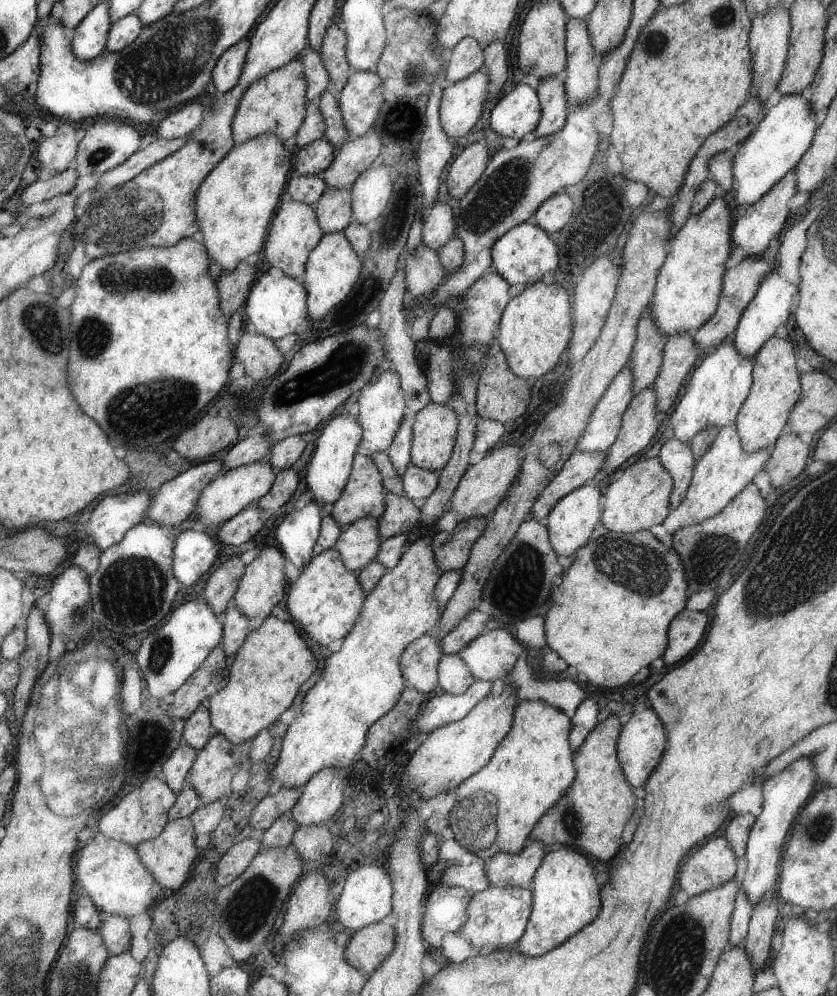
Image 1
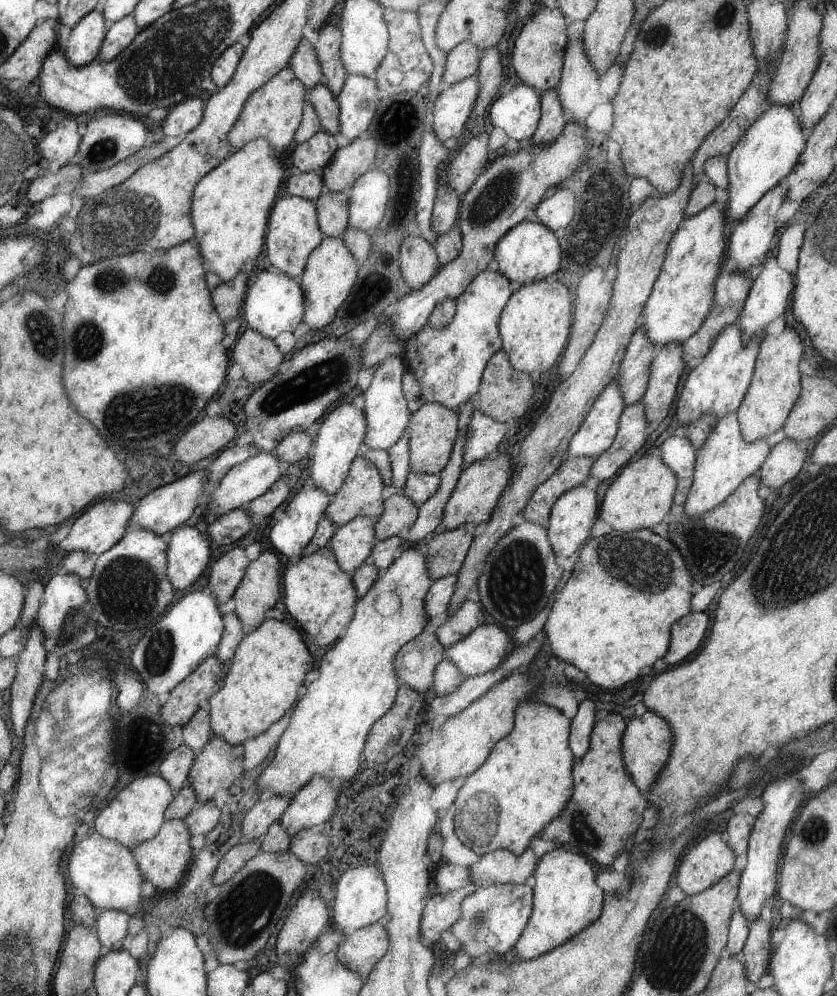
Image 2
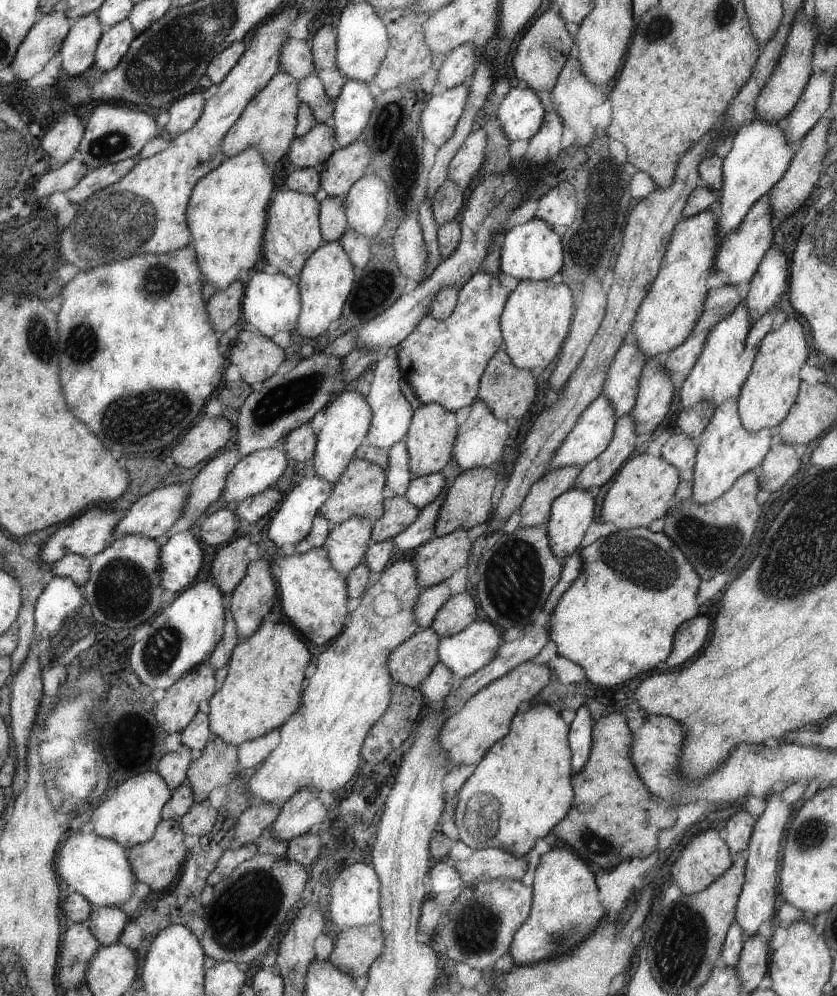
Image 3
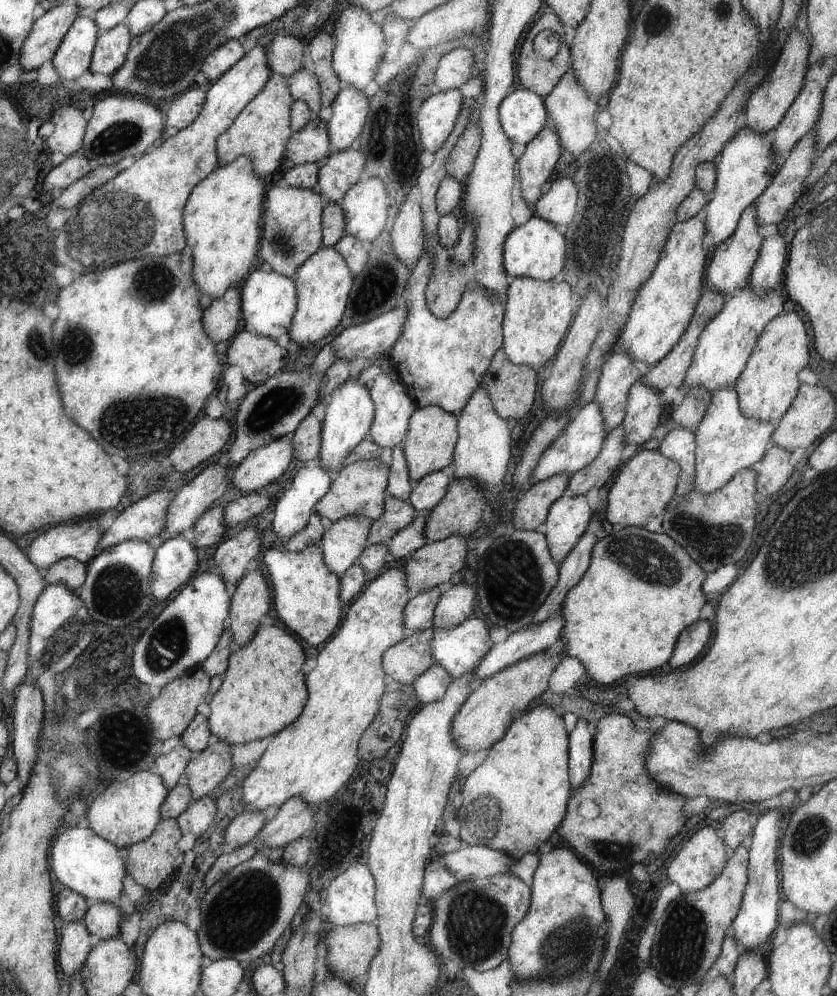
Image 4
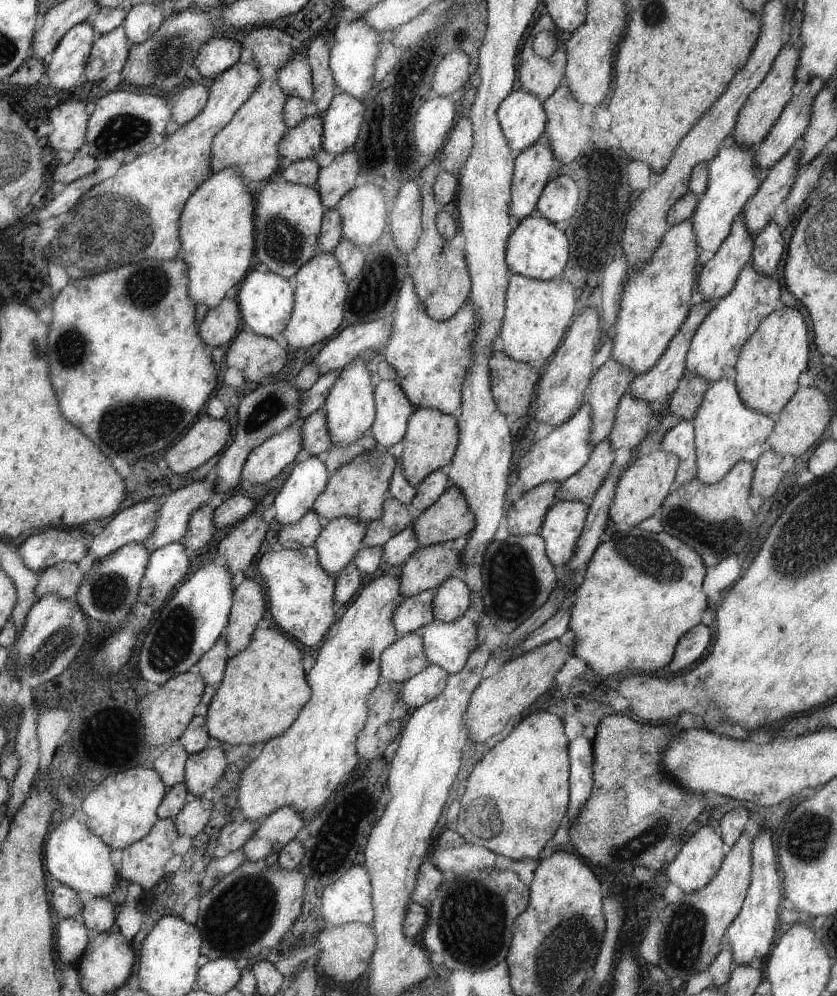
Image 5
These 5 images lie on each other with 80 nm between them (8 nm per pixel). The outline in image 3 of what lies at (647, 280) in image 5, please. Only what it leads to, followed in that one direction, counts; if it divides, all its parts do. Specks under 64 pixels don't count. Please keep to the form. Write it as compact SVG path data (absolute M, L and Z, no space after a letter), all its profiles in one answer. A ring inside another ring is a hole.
M700 184L691 194L683 210L683 220L675 226L674 236L667 246L659 276L655 278L647 297L640 305L630 338L636 340L647 358L665 356L691 336L706 305L708 278L714 268L714 256L718 254L716 218L709 209L717 194L710 187Z

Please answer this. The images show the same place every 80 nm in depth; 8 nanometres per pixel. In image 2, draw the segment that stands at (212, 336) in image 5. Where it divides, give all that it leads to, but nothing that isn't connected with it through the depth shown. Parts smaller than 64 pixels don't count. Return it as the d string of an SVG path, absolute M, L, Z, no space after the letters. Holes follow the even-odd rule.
M240 271L228 282L223 281L214 288L213 305L224 322L229 322L240 312L251 280L250 272Z

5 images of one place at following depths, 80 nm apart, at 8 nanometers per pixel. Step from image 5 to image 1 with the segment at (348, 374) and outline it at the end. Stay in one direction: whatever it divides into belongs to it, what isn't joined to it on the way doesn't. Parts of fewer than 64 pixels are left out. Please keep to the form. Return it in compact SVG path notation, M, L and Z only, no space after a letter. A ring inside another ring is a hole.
M346 414L330 419L320 431L322 434L316 440L312 460L306 467L306 488L310 491L312 499L315 499L325 509L329 509L339 501L350 481L354 459L361 451L359 445L363 439L363 428L358 419L355 420Z

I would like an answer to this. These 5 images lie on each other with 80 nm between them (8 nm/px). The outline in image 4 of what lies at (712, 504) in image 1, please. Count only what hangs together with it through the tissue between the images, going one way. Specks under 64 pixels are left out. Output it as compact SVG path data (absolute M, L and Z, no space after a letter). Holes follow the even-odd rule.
M720 389L711 401L695 432L695 485L704 495L714 494L727 485L735 474L758 465L763 460L766 444L775 432L774 424L744 416L735 389Z

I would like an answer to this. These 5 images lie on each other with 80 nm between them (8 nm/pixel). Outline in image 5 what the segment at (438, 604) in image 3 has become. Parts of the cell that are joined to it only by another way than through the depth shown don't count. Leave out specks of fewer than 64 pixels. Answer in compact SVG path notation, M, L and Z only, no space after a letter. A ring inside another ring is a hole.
M428 589L413 597L406 597L400 603L394 618L396 630L401 636L416 633L435 618L432 601L435 590Z

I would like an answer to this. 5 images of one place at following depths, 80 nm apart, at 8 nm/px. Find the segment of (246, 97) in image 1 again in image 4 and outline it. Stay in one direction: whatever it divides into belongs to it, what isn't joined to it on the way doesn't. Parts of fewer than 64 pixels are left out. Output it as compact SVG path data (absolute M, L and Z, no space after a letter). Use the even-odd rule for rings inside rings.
M280 73L272 74L262 92L235 118L231 128L219 136L219 164L225 165L246 155L253 158L255 173L259 177L272 174L280 166L282 158L286 157L287 146L294 134L291 110L295 101L289 89L288 78Z

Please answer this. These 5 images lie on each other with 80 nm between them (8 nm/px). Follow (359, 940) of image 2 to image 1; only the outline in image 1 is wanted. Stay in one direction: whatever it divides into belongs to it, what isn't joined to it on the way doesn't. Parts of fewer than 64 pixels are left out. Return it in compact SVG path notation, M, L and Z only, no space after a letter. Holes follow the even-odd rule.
M383 922L352 933L345 950L347 961L367 979L395 950L395 927Z

